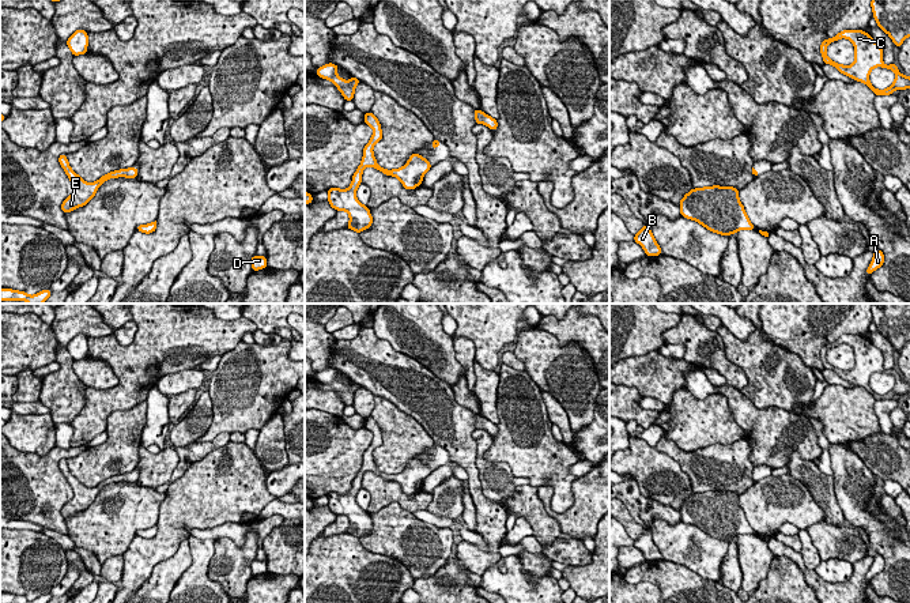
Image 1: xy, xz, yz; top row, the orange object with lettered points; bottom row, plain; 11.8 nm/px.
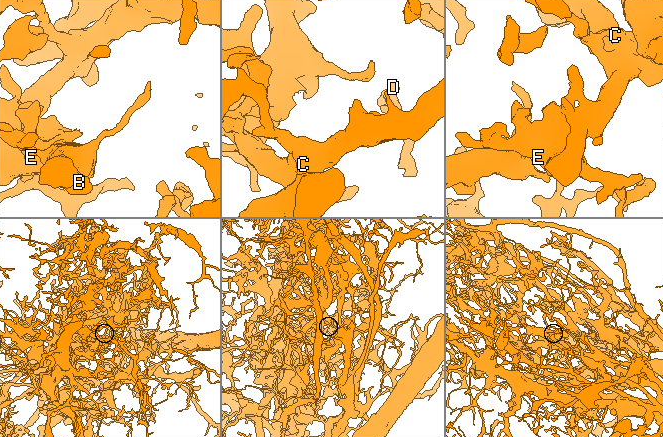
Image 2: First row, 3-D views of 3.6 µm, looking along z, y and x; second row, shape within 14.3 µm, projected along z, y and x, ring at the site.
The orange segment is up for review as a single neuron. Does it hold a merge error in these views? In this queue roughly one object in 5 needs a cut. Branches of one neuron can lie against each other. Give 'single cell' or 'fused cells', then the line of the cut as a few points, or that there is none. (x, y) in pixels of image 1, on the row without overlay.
single cell; no cut

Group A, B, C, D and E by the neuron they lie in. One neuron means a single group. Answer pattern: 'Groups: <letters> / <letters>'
Groups: A B C D E

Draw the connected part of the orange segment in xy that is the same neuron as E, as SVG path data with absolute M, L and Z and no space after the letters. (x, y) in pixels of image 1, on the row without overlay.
M61 459L58 461L58 468L64 474L65 479L68 480L73 491L72 500L68 501L61 509L61 515L64 519L69 516L75 516L78 512L86 510L95 501L97 494L106 485L118 483L118 482L136 483L139 479L139 475L136 472L128 472L128 474L120 474L120 475L110 476L102 480L95 487L86 487L79 479L76 479L71 474L68 464L67 464L67 459Z

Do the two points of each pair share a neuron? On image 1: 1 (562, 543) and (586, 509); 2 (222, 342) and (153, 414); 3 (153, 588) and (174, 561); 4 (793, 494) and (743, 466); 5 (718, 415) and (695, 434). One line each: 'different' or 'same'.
1: different
2: different
3: same
4: different
5: same

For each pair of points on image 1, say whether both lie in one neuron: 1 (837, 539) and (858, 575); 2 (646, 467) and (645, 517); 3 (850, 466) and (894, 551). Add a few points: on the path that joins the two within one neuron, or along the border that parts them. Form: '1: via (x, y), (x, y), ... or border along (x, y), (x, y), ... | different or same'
1: border along (867, 556), (853, 565) | different
2: border along (631, 478), (644, 496), (671, 505), (675, 509) | different
3: via (853, 487), (854, 509), (875, 530) | same

